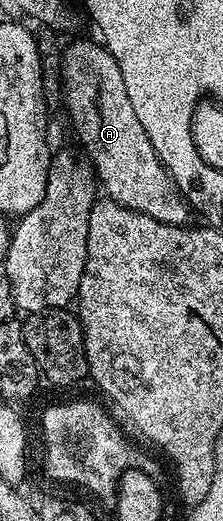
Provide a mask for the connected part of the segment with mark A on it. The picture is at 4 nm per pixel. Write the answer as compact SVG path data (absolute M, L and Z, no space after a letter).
M93 39L74 40L60 59L64 103L76 126L76 135L88 154L87 162L107 198L163 223L185 226L189 222L189 204L176 188L176 182L168 176L168 170L160 164L150 137L146 137L146 129L142 129L134 113L134 105L130 105L118 61L114 61L103 42Z

